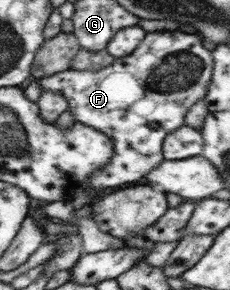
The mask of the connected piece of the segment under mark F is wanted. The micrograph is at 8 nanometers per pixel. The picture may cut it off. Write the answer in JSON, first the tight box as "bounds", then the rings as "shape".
{"bounds":[33,30,214,188],"shape":[[[159,30],[148,33],[136,50],[123,58],[117,58],[110,66],[100,70],[69,69],[53,76],[33,79],[43,92],[63,92],[69,112],[76,122],[103,132],[113,144],[113,155],[103,167],[91,175],[91,188],[111,188],[123,184],[137,184],[146,180],[147,173],[157,167],[164,156],[162,153],[165,138],[184,126],[187,111],[197,102],[204,100],[211,77],[214,74],[212,52],[203,46],[202,38],[197,34],[179,30]]]}

